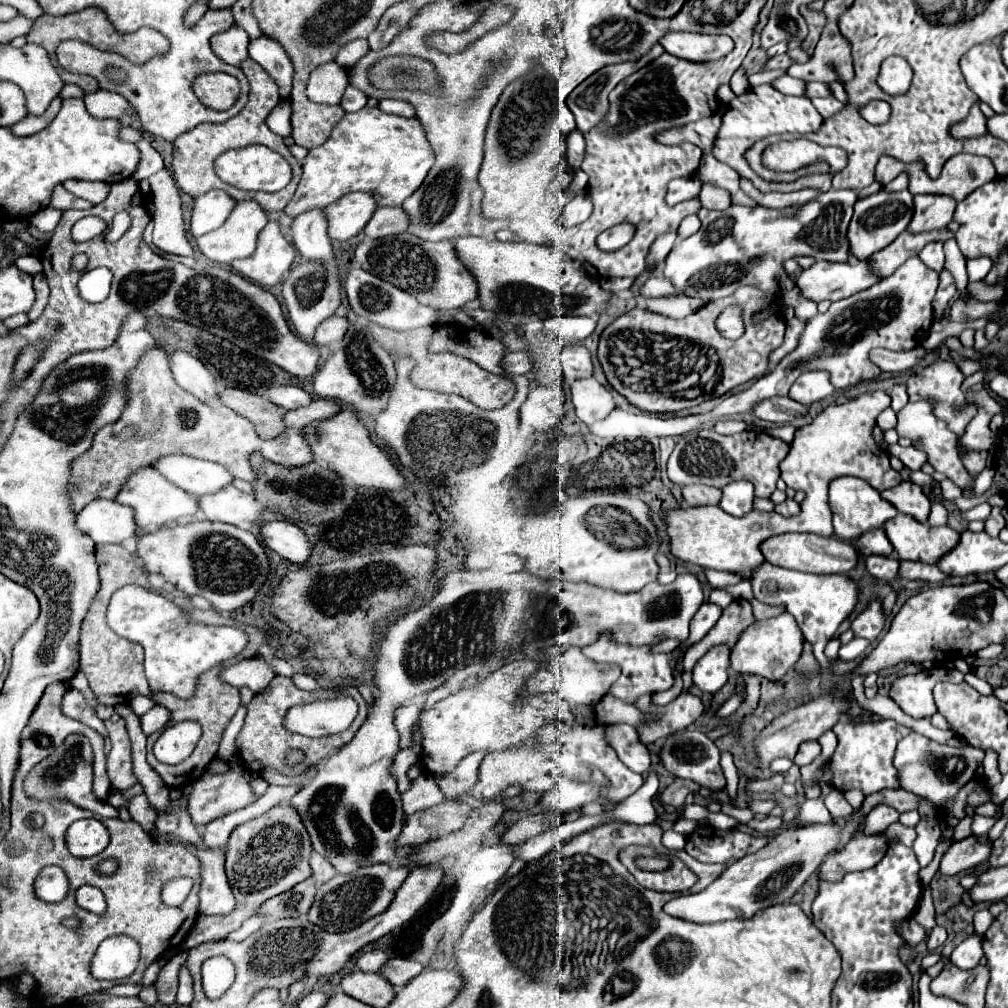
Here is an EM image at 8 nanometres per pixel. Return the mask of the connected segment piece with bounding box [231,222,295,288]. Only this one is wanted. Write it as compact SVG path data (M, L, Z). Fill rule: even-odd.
M269 222L257 240L253 256L245 260L233 260L233 270L255 284L271 288L279 284L291 270L295 258L293 244L281 234L277 222Z

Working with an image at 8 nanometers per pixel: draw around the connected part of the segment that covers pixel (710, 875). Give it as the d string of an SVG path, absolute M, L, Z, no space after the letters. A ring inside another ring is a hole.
M675 850L675 852L671 852L673 856L679 856L697 876L699 876L699 882L695 884L695 892L701 892L701 890L705 890L713 880L717 880L719 876L721 876L721 872L725 870L725 866L723 864L701 864L701 862L697 862L697 860L693 860L685 850Z

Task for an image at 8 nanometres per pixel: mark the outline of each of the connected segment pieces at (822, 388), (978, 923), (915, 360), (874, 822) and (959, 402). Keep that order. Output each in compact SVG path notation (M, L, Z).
M805 372L797 378L797 382L789 390L789 398L801 404L813 404L833 394L833 386L829 384L829 376L825 372Z
M975 914L975 918L973 918L973 924L975 924L975 930L979 932L979 936L983 936L987 932L991 922L993 922L991 914Z
M923 346L913 348L909 352L891 352L887 348L875 348L871 352L871 360L889 374L899 374L905 370L911 370L913 366L917 366L923 358L925 358L927 350Z
M877 804L871 808L867 814L867 824L865 824L865 834L879 834L883 832L889 824L899 820L899 812L893 806L887 804Z
M937 360L931 366L927 366L921 374L913 374L907 380L907 394L909 394L909 402L919 402L919 400L933 400L933 414L943 420L947 424L947 428L951 432L955 432L957 436L963 436L965 426L971 422L971 418L975 418L977 414L977 406L969 404L961 392L961 382L963 382L963 374L957 368L957 364L953 362L943 362Z

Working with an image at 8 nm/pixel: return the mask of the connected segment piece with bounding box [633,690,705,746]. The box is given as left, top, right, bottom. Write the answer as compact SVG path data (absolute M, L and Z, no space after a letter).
M681 692L675 700L671 700L665 706L655 706L651 696L639 696L633 706L641 712L641 714L649 714L653 716L647 722L641 722L635 726L641 744L649 746L659 738L665 738L673 732L679 730L687 730L691 724L695 724L695 720L699 720L699 716L703 714L705 706L703 702L693 696L691 692Z

